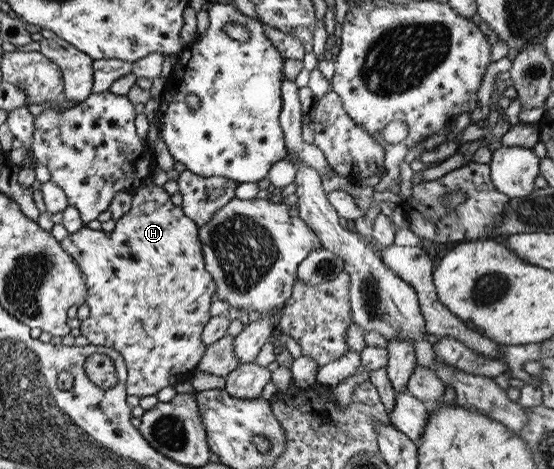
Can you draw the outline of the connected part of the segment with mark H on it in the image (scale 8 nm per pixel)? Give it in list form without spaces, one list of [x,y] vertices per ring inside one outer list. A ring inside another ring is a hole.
[[[152,182],[143,184],[131,192],[132,201],[130,209],[115,221],[115,227],[109,232],[92,230],[86,226],[81,227],[77,232],[65,236],[60,241],[61,250],[69,254],[73,264],[81,270],[83,282],[85,282],[85,305],[89,308],[89,316],[79,326],[81,336],[84,336],[89,344],[93,346],[106,346],[116,350],[122,356],[126,368],[125,394],[136,396],[141,399],[143,396],[155,395],[159,390],[166,387],[173,387],[176,383],[185,379],[186,375],[196,368],[200,356],[204,353],[205,345],[201,342],[201,331],[210,320],[210,301],[215,296],[215,284],[213,278],[203,270],[203,258],[201,258],[201,243],[198,237],[198,227],[187,218],[180,206],[175,206],[169,199],[169,194],[158,185]]]

